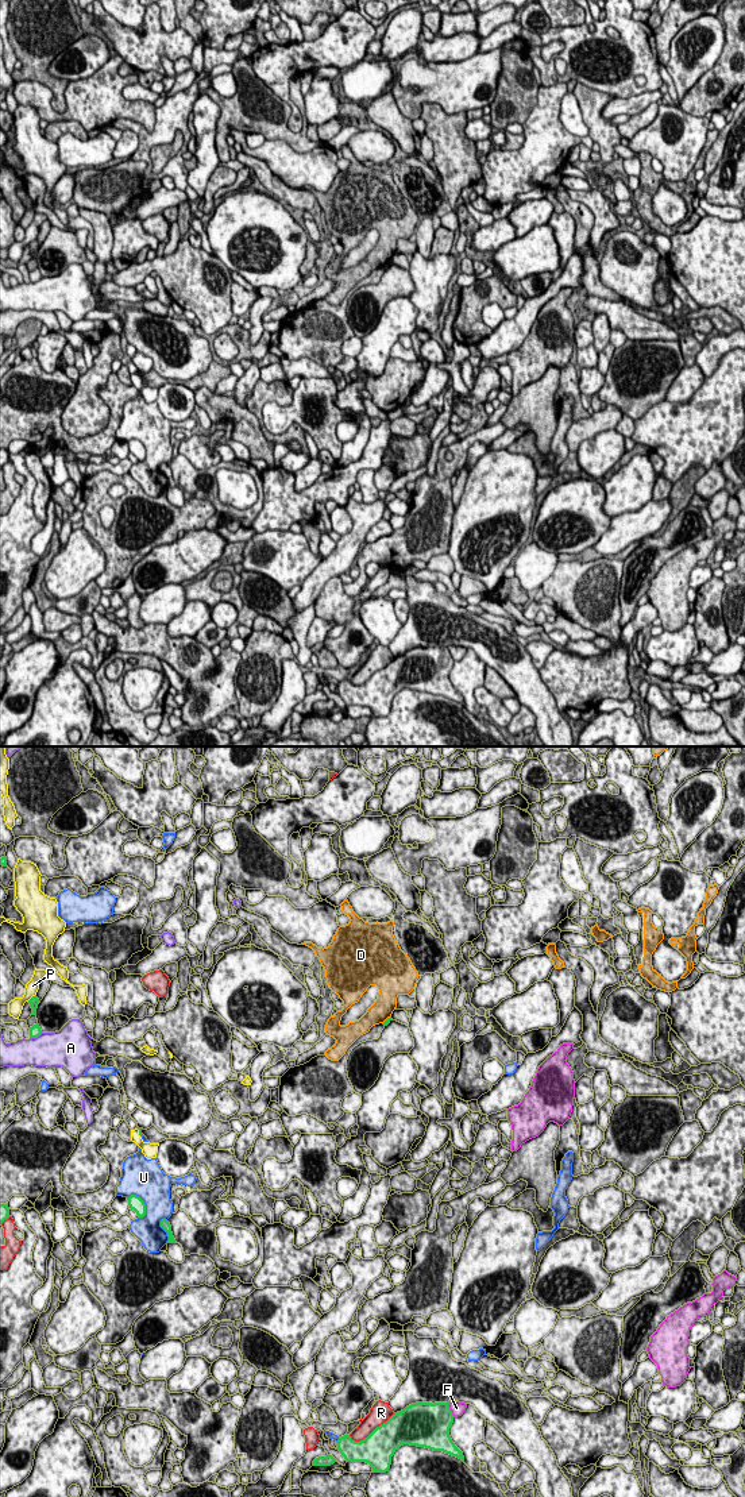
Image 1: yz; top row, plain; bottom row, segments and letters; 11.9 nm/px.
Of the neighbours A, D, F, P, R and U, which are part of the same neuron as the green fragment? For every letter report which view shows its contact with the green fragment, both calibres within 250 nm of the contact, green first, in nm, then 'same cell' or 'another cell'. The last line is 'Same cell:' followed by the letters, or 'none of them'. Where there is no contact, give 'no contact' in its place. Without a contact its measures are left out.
A: contact in yz; calibres 140 and 420 nm; another cell
D: contact in yz; calibres 70 and 240 nm; another cell
F: contact in yz; calibres 420 and 160 nm; another cell
P: contact in yz; calibres 120 and 170 nm; another cell
R: contact in yz; calibres 380 and 240 nm; another cell
U: contact in yz; calibres 170 and 420 nm; another cell
Same cell: none of them

